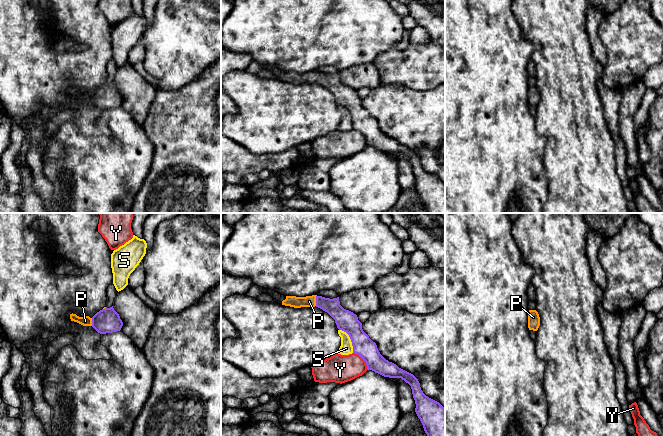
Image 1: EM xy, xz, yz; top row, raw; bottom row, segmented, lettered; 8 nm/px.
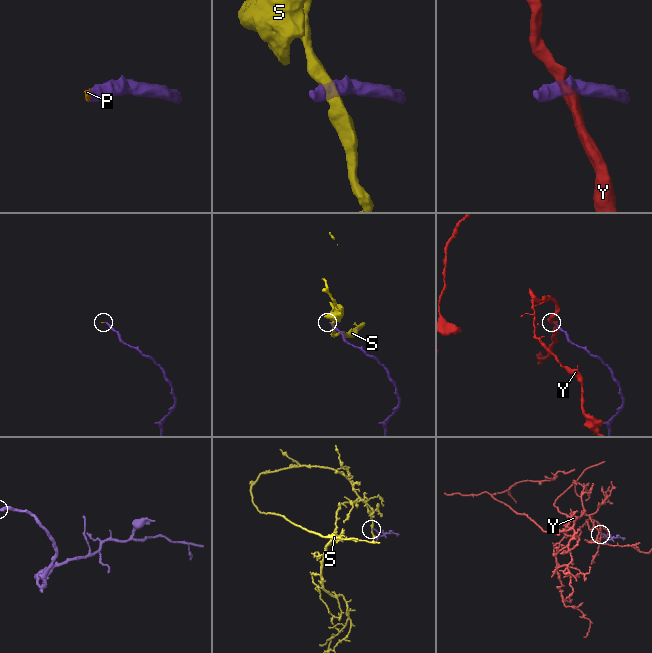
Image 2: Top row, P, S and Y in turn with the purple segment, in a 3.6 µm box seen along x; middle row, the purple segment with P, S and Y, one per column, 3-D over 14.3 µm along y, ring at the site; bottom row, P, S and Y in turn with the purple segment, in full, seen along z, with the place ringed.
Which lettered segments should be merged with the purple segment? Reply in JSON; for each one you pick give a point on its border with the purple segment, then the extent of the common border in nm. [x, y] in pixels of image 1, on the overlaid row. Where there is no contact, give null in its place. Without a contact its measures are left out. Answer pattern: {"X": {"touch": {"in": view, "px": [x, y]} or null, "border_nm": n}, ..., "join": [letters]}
{"P": {"touch": {"in": "xz", "px": [316, 300]}, "border_nm": 90}, "join": ["P"]}

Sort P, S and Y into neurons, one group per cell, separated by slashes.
P / S / Y

